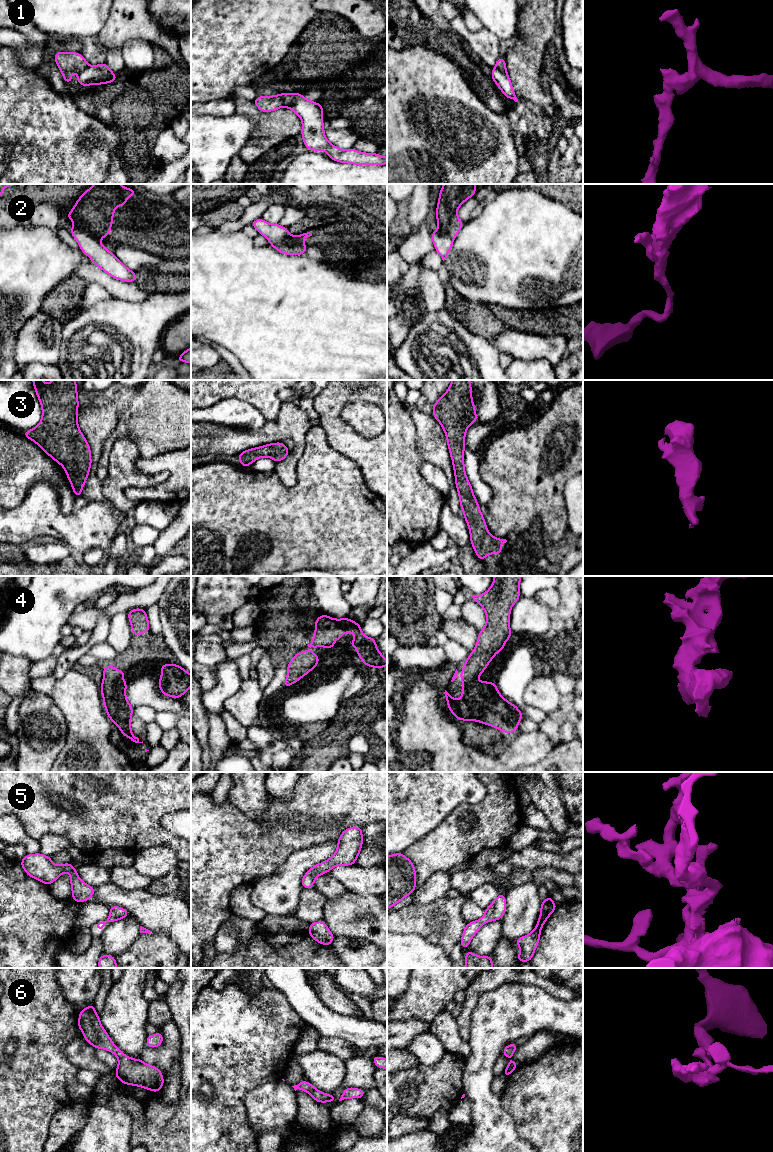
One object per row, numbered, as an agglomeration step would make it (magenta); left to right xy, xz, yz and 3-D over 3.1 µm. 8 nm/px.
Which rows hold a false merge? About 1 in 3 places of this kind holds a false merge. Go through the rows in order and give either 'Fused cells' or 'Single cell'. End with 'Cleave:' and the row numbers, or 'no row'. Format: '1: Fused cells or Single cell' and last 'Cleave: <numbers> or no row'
1: Fused cells
2: Fused cells
3: Single cell
4: Single cell
5: Single cell
6: Single cell
Cleave: 1, 2

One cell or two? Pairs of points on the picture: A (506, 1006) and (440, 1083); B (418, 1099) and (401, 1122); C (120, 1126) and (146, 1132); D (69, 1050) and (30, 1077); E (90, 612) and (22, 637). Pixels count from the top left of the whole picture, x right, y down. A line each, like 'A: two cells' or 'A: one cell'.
A: two cells
B: two cells
C: two cells
D: two cells
E: two cells

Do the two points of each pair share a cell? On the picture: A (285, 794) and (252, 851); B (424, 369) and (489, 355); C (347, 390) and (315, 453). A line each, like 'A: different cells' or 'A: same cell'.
A: different cells
B: same cell
C: different cells

